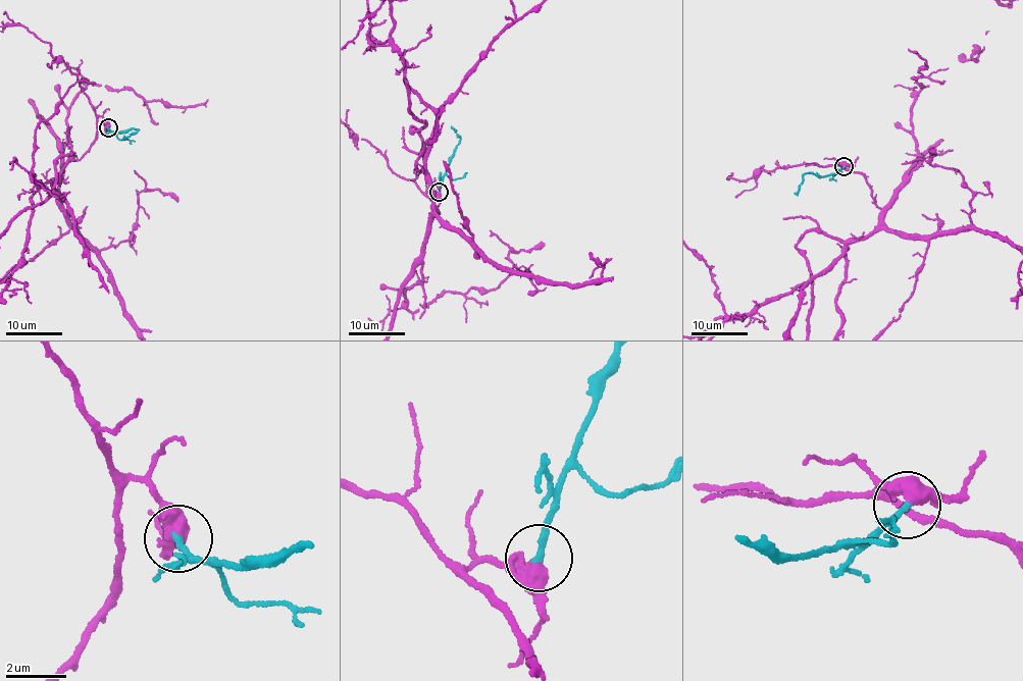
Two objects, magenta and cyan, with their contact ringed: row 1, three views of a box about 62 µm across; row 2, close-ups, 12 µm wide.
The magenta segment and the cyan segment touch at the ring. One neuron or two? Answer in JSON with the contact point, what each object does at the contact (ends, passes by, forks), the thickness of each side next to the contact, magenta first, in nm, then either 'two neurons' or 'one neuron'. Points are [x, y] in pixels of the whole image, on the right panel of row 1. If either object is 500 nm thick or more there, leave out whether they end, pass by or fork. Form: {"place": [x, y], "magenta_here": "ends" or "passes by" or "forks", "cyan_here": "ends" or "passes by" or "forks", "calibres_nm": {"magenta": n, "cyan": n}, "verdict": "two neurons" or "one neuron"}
{"place": [844, 166], "magenta_here": "passes by", "cyan_here": "ends", "calibres_nm": {"magenta": 440, "cyan": 200}, "verdict": "one neuron"}

